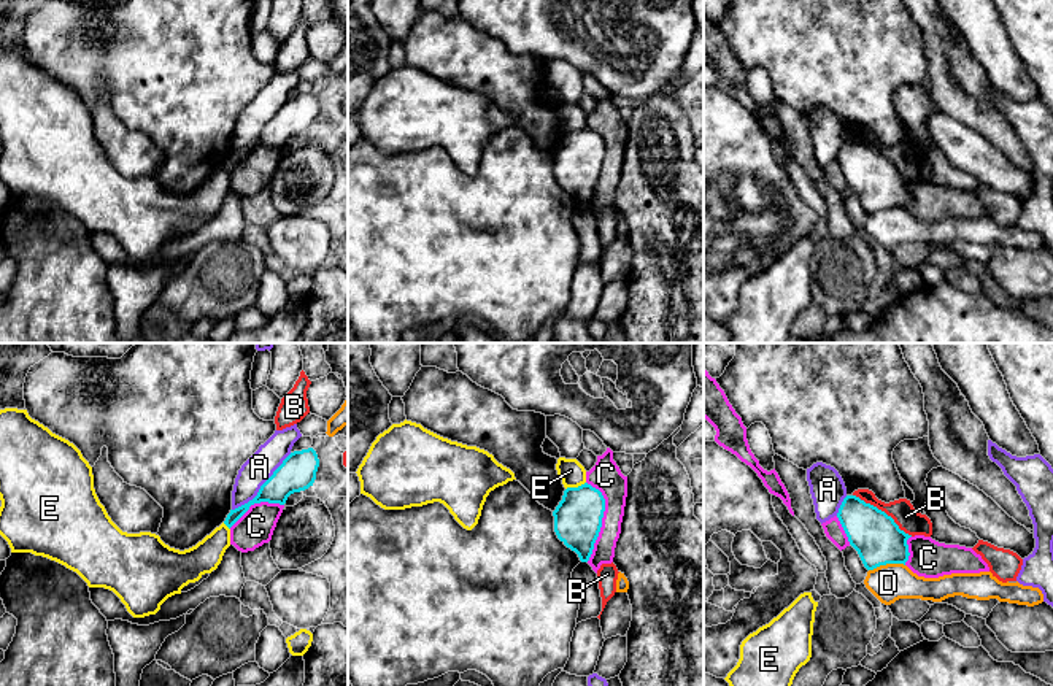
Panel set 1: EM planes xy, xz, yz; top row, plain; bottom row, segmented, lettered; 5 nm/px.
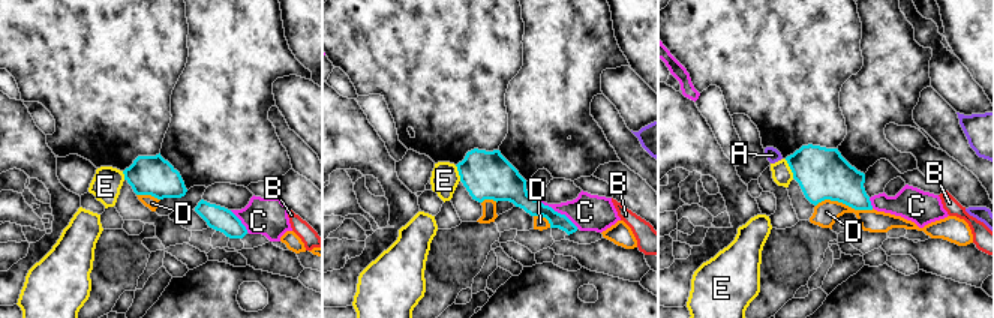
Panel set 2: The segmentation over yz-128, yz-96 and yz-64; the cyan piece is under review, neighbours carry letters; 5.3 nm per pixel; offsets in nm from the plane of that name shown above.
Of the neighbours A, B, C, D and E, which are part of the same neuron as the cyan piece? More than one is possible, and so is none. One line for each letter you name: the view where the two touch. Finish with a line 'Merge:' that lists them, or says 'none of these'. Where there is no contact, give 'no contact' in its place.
Merge: none of these

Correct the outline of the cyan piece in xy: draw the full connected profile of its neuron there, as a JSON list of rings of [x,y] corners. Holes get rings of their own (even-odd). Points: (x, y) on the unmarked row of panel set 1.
[[[313,92],[291,97],[273,119],[260,130],[257,140],[248,148],[230,154],[224,168],[230,173],[254,148],[268,146],[284,149],[287,141],[313,130],[319,111]]]

